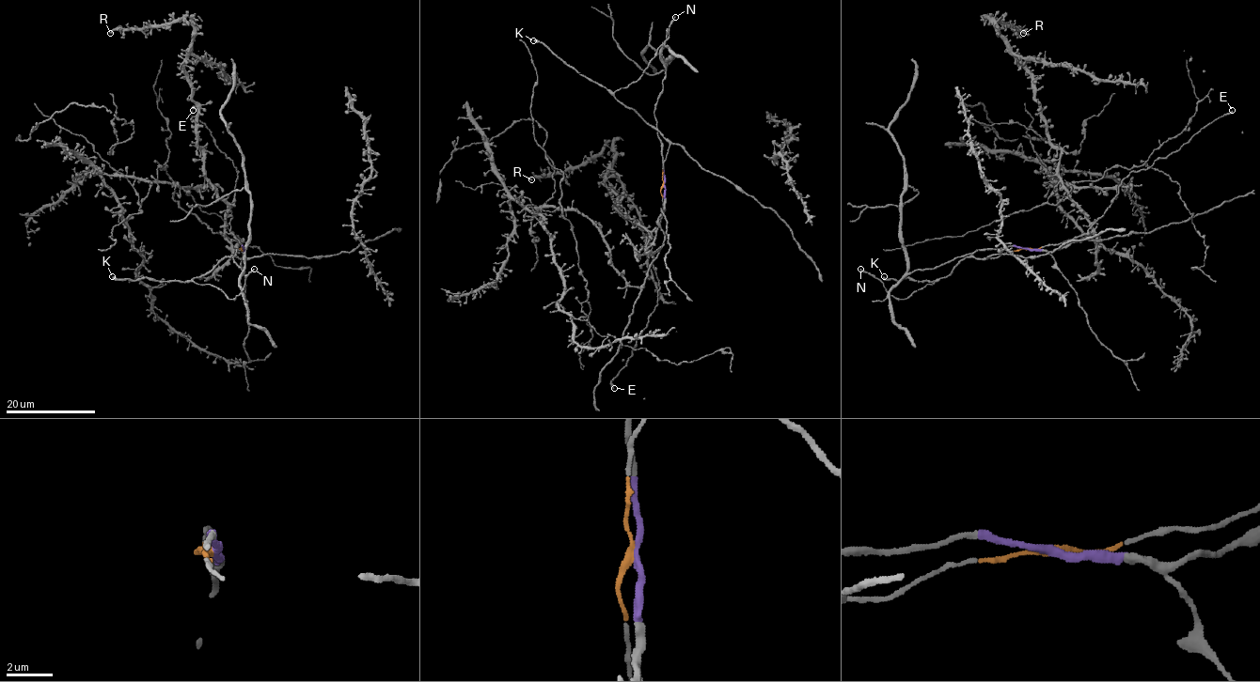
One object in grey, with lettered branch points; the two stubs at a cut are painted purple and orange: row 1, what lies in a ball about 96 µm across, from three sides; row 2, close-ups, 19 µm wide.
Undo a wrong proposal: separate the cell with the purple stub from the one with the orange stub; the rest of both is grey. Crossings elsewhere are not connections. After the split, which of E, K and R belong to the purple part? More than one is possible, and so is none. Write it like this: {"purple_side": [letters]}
{"purple_side": ["R"]}

